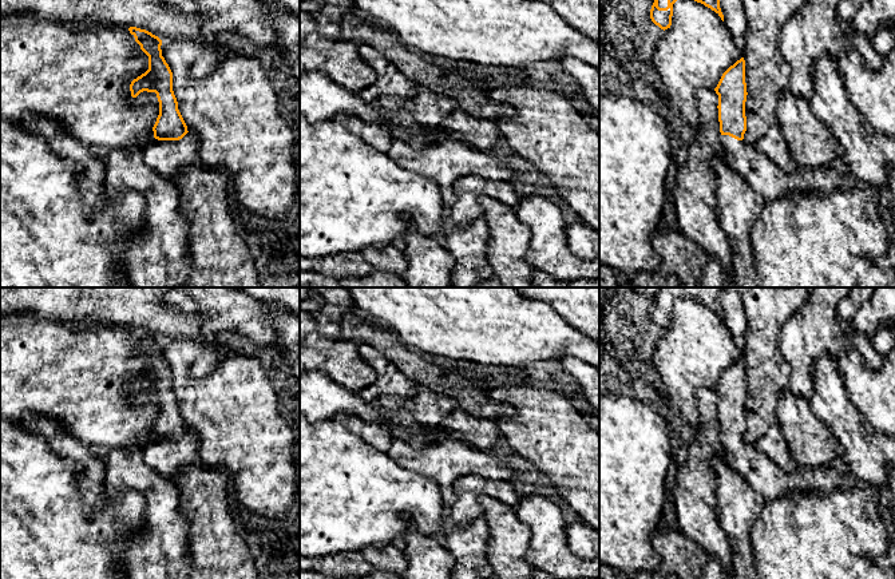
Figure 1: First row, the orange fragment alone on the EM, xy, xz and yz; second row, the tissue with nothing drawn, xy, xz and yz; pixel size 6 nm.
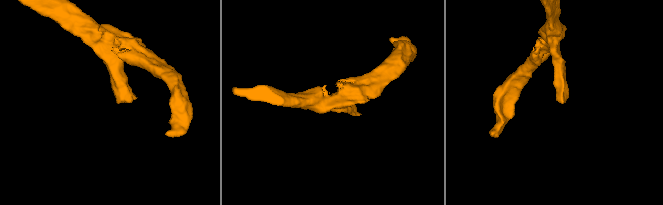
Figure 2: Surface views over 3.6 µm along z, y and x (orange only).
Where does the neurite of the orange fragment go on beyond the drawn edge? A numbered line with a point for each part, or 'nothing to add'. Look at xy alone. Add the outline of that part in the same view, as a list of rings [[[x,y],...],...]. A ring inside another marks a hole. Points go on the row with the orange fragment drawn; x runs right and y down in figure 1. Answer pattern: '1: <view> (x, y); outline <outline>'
1: xy (167, 158); outline [[[187,132],[179,140],[151,139],[142,147],[146,164],[171,181],[198,156],[199,139]]]

